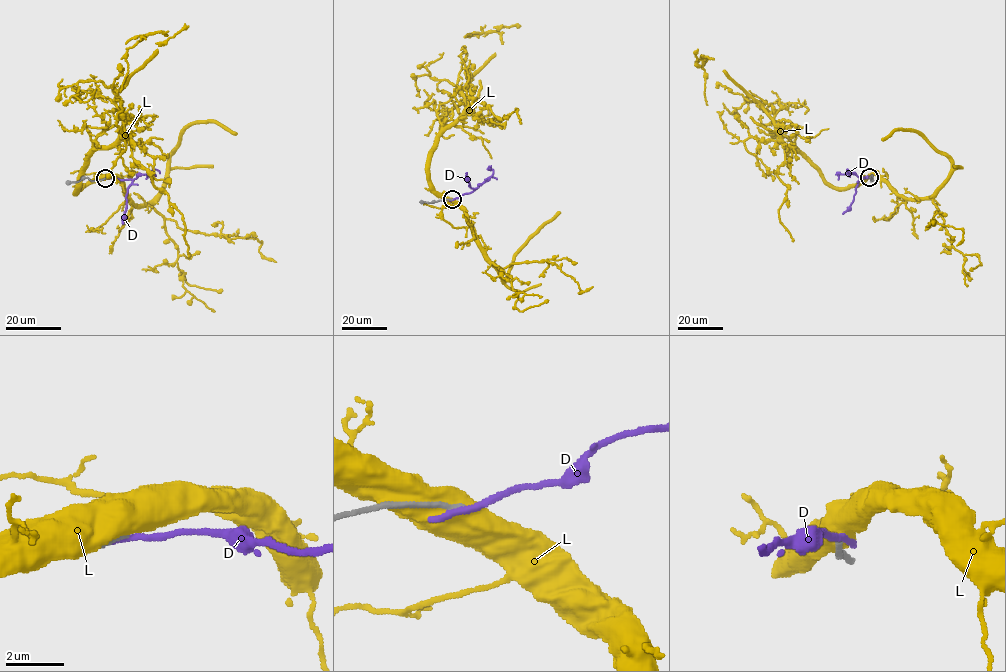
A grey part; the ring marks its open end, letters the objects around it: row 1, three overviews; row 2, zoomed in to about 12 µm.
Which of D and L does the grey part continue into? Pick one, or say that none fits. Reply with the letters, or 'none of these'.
none of these

